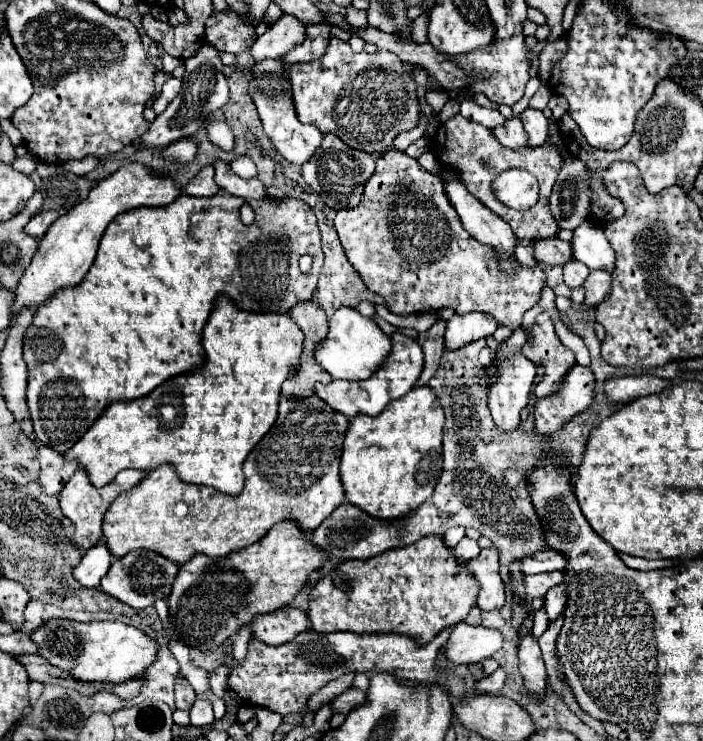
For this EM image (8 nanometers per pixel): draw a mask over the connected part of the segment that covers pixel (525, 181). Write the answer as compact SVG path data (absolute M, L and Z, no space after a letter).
M512 169L494 181L494 193L512 209L528 209L538 201L538 181L526 171Z

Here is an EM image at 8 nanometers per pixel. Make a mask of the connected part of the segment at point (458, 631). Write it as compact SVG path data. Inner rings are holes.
M456 623L448 643L444 645L444 651L446 657L454 663L480 663L492 657L502 647L502 643L504 637L498 629Z

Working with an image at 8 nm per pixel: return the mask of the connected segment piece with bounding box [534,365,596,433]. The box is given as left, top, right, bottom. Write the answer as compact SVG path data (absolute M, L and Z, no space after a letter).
M574 365L566 373L564 381L560 383L560 389L554 395L536 401L536 429L540 433L552 433L560 429L568 419L572 419L576 413L584 411L592 403L594 383L594 373L588 367Z

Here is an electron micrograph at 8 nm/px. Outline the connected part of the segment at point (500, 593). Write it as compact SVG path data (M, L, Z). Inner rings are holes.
M482 549L476 559L472 559L470 573L480 583L478 607L484 611L498 609L506 603L506 587L500 577L500 555L498 549Z

